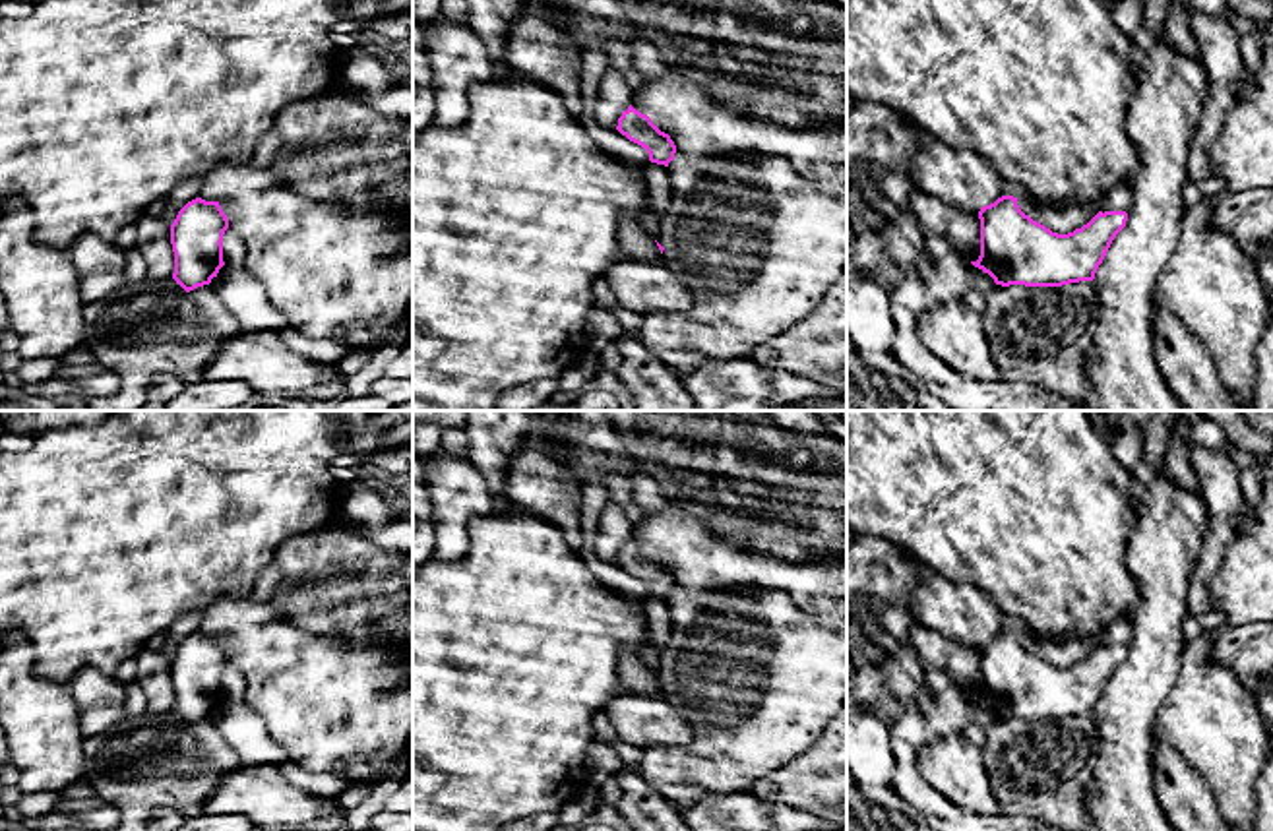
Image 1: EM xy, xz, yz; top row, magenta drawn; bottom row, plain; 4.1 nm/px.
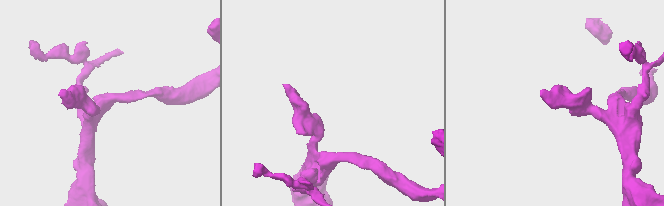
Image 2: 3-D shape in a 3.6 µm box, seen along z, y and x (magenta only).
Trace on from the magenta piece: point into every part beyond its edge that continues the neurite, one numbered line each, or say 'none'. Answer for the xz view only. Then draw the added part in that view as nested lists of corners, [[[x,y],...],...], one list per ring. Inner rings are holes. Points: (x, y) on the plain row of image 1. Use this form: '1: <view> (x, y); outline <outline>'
none

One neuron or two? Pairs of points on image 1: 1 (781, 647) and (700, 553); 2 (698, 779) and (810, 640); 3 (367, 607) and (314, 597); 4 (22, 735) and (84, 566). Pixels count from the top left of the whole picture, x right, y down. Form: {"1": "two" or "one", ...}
{"1": "two", "2": "one", "3": "one", "4": "two"}

